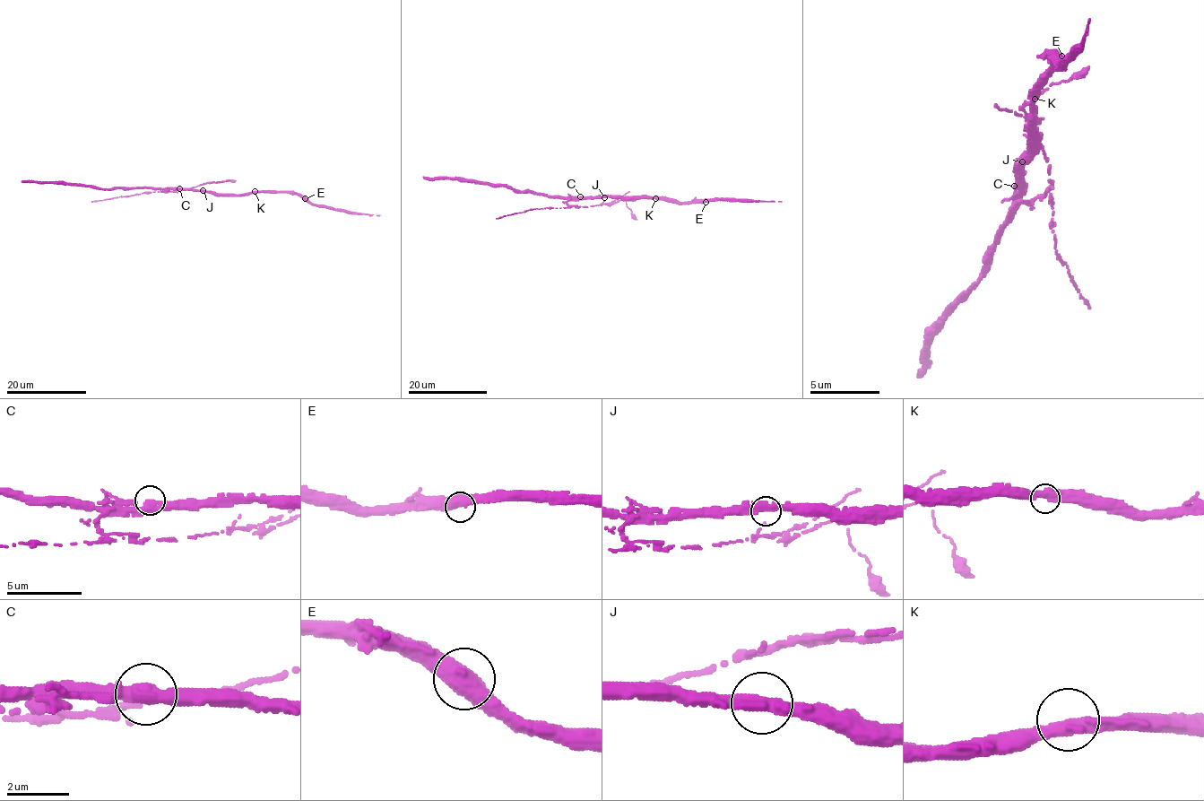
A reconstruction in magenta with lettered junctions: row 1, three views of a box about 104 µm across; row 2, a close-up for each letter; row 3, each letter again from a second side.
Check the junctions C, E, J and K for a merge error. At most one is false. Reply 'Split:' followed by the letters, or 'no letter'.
Split: C

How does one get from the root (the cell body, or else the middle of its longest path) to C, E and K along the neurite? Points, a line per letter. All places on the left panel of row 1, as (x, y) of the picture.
C: (202, 191), (179, 188)
E: (202, 191), (248, 195), (279, 191), (297, 193), (305, 198)
K: (202, 191), (248, 195), (255, 191)

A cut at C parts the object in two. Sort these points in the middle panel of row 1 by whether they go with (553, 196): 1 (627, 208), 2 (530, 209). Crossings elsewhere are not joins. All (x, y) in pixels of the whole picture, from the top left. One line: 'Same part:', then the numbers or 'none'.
Same part: none

